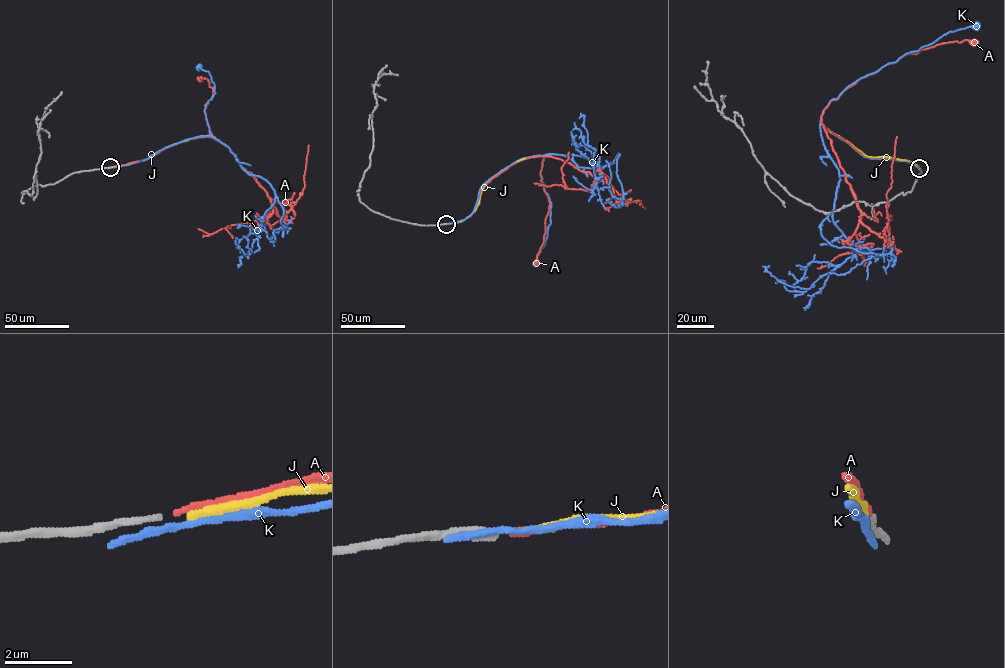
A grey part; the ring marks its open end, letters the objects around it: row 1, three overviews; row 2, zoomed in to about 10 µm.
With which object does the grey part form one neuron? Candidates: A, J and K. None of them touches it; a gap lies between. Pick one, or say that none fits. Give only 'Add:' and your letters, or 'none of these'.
Add: A

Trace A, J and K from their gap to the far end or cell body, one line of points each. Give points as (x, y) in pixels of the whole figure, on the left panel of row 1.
A: (111, 167), (145, 159), (184, 140), (213, 137), (204, 111), (213, 89), (207, 79), (200, 79)
J: (111, 167), (148, 159), (167, 147), (189, 140)
K: (110, 167), (143, 161), (163, 148), (210, 134), (204, 109), (215, 93), (214, 84), (209, 72), (199, 67)

